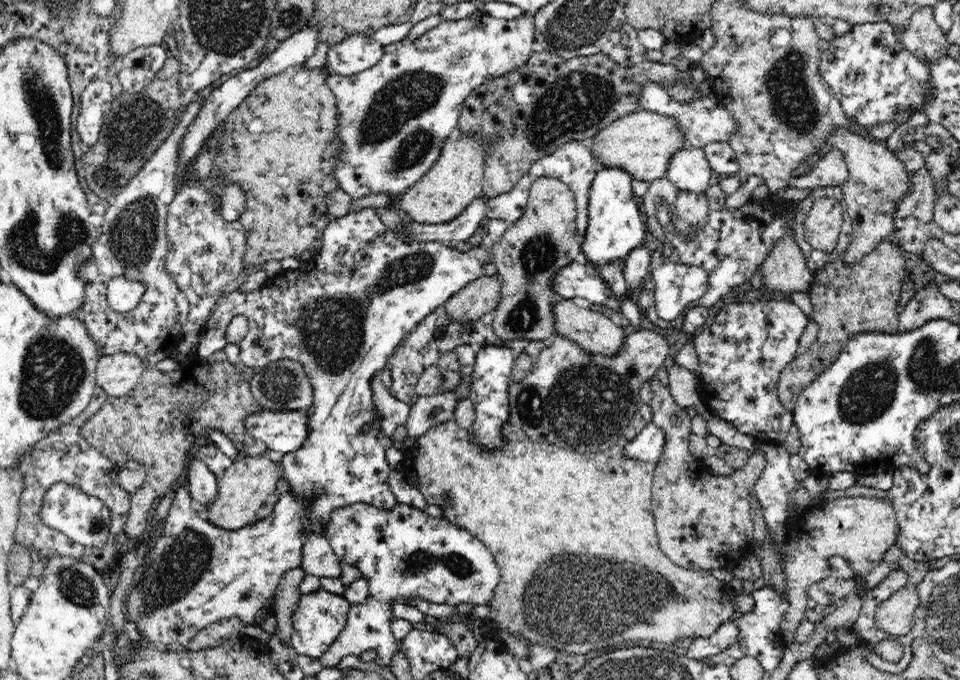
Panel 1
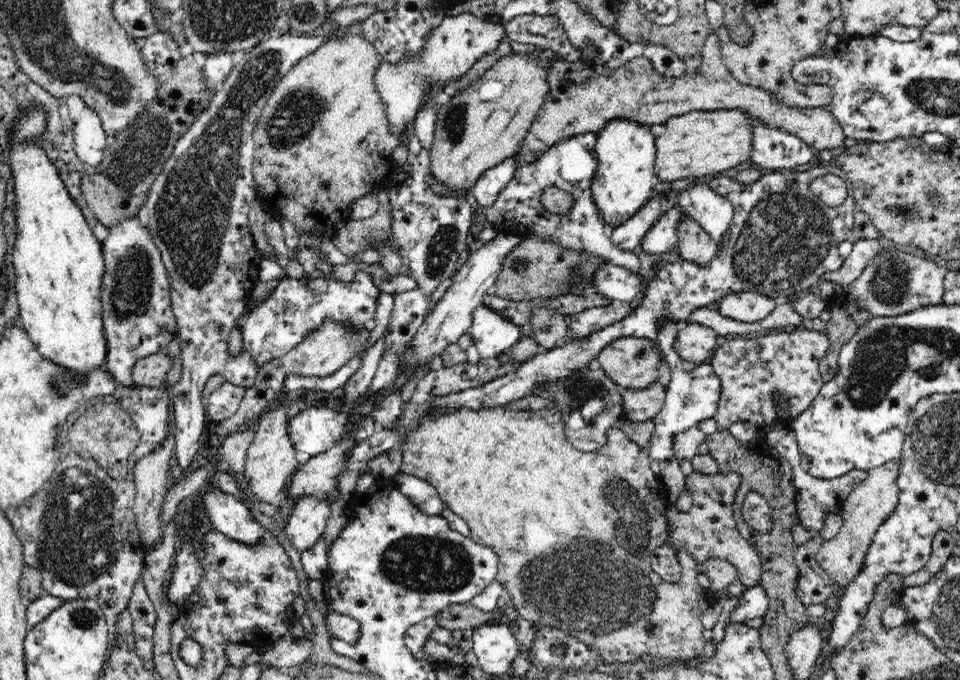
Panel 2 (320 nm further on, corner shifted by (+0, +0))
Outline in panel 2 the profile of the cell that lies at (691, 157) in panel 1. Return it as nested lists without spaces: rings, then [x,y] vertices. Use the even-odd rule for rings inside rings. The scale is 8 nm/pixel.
[[[706,183],[695,184],[679,195],[678,205],[708,232],[719,246],[725,244],[734,207],[731,201],[710,188]]]

